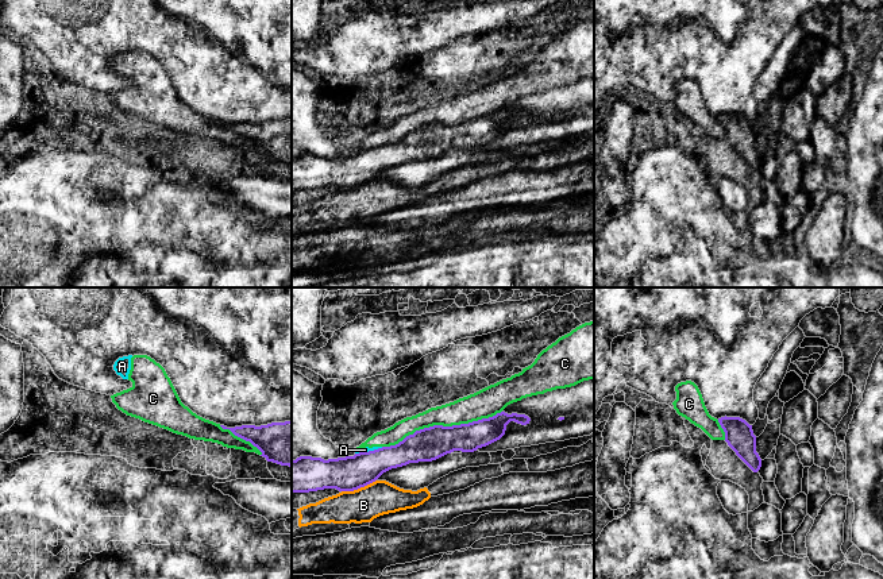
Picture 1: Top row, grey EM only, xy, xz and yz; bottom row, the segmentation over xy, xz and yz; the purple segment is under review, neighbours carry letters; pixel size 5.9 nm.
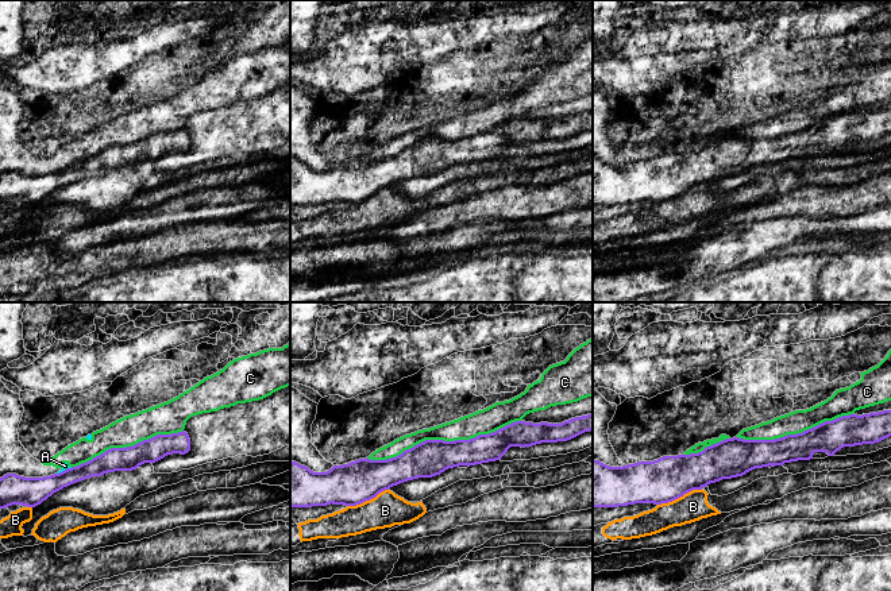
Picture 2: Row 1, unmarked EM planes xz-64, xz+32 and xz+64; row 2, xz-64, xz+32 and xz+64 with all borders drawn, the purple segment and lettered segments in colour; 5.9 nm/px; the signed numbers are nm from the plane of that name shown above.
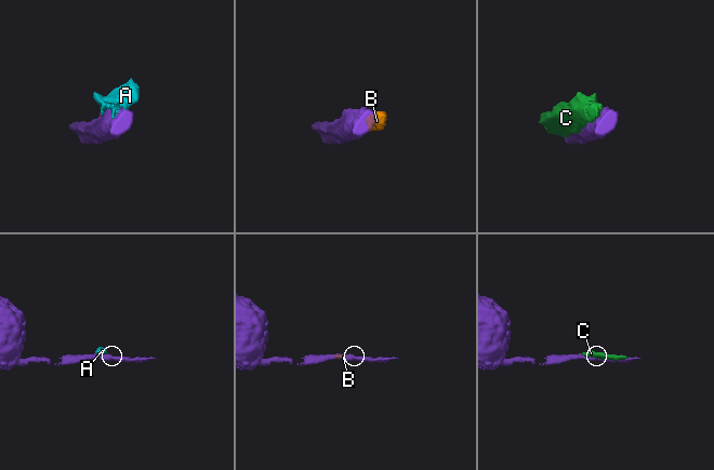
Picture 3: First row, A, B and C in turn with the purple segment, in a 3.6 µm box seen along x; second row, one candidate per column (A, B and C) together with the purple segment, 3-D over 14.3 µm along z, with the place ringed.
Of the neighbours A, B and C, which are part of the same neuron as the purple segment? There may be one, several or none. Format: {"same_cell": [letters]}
{"same_cell": []}

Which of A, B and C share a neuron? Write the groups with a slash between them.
A C / B

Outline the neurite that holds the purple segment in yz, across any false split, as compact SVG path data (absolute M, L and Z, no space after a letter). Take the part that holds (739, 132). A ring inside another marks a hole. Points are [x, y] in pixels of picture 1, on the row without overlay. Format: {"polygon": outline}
{"polygon": "M726 113L718 116L718 120L725 130L728 143L753 170L757 170L761 165L761 157L756 150L756 134L752 123L740 115Z"}

